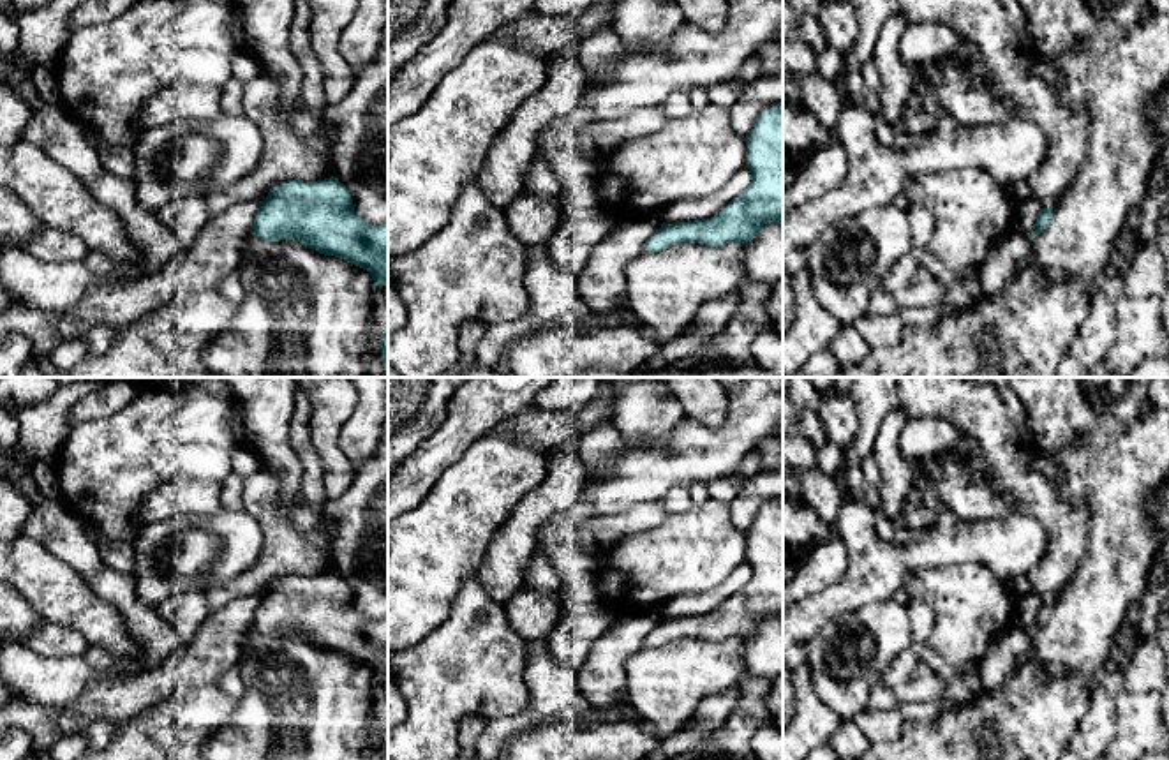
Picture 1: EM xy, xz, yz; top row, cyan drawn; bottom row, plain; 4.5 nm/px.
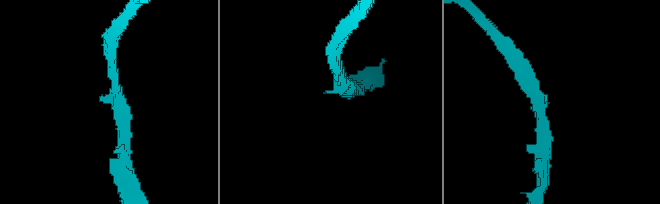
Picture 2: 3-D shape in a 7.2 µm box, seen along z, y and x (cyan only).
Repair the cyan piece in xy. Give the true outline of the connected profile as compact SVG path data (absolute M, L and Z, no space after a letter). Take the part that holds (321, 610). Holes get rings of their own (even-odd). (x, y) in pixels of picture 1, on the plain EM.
M335 571L272 582L259 596L252 630L266 637L294 635L340 652L367 665L376 682L388 675L388 619L363 617L349 585Z

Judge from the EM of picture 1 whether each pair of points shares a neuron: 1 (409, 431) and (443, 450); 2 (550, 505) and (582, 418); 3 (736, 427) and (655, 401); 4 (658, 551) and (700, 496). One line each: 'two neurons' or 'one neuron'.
1: two neurons
2: two neurons
3: two neurons
4: two neurons

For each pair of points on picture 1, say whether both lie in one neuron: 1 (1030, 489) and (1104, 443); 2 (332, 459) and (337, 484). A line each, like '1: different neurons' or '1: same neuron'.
1: same neuron
2: same neuron

